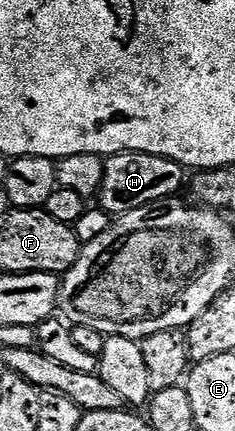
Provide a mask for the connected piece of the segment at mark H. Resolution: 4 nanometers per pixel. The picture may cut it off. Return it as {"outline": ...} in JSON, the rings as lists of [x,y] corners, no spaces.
{"outline":[[[125,151],[122,155],[111,156],[104,164],[104,181],[98,196],[99,210],[119,217],[127,211],[163,204],[181,194],[179,191],[184,187],[184,175],[186,169],[181,163],[161,155]]]}

